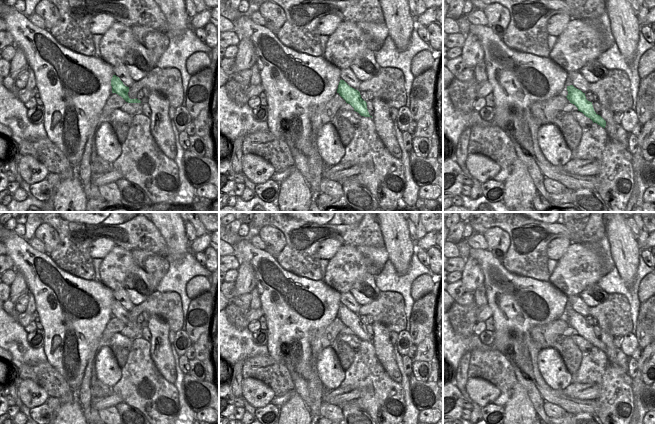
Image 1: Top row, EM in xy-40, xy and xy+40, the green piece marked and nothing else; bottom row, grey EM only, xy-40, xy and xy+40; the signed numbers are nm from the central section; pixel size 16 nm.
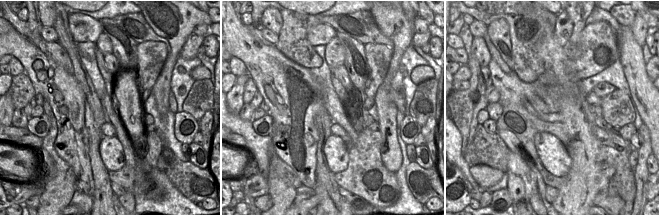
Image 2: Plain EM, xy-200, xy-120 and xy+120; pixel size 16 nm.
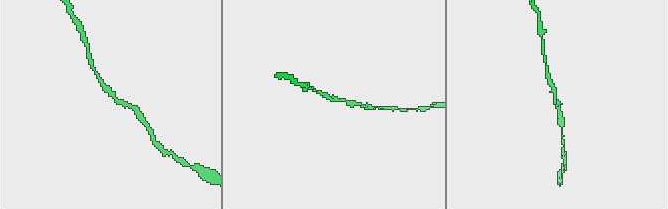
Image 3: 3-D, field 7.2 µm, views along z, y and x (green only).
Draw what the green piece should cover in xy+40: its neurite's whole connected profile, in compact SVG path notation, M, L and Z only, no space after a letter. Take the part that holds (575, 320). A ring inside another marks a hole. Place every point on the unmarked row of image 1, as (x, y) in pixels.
M573 309L567 310L567 315L567 323L578 332L578 335L590 342L593 347L595 346L605 352L606 345L594 335L592 326L586 323L585 317L575 312Z

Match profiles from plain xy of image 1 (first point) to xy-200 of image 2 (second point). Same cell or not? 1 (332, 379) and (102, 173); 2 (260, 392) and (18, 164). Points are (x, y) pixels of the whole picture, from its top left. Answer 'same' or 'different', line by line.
1: different
2: different

